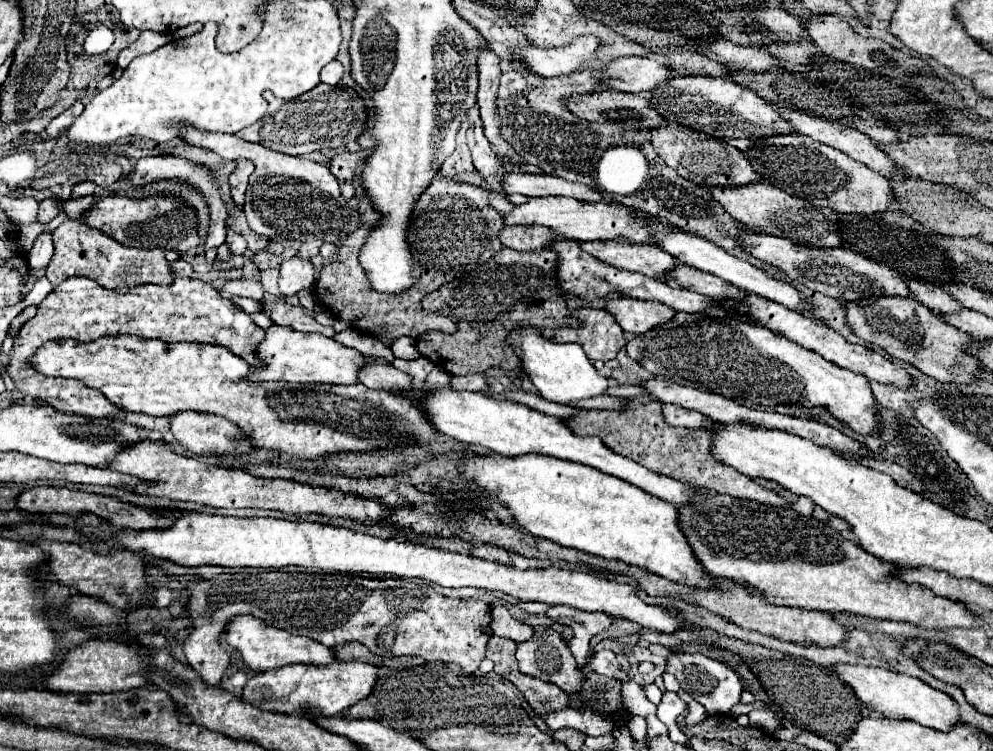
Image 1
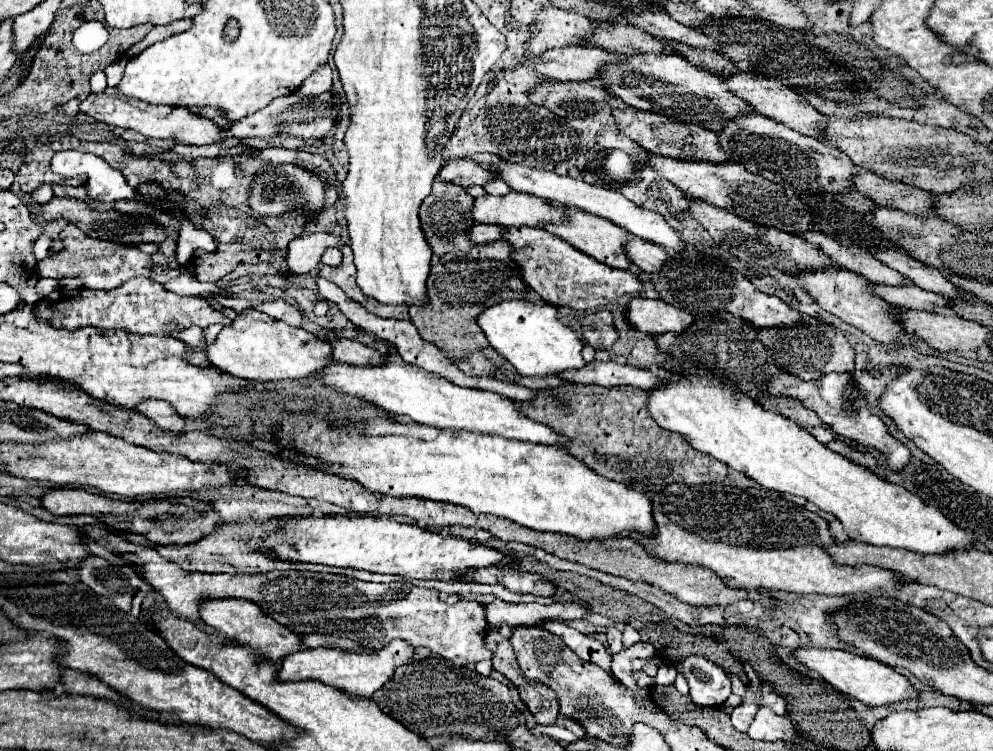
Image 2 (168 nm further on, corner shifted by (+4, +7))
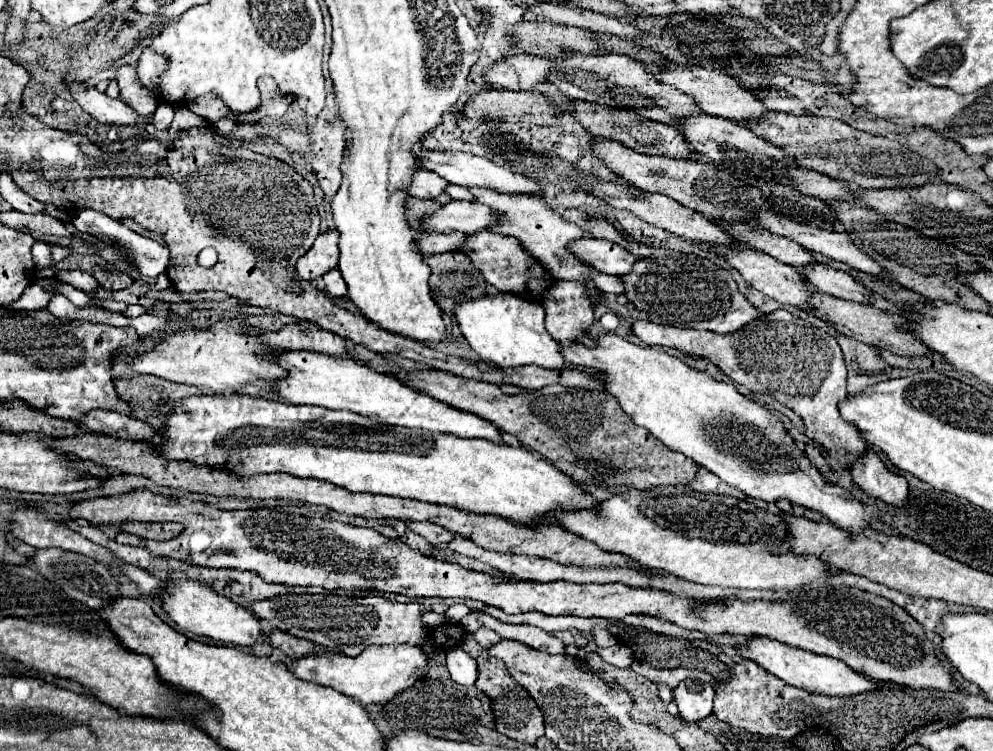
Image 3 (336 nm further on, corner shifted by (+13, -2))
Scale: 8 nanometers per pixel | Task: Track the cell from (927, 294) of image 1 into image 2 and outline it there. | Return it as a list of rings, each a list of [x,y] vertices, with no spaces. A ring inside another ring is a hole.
[[[805,232],[799,236],[809,240],[811,244],[817,244],[825,254],[829,254],[833,258],[833,262],[837,266],[857,272],[873,284],[911,284],[905,276],[901,276],[899,272],[893,272],[893,268],[889,268],[887,264],[881,264],[881,260],[873,258],[869,252],[865,252],[857,246],[845,248],[821,232]]]

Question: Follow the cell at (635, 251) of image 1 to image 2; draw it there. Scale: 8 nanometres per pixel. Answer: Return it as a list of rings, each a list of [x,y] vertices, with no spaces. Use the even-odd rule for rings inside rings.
[[[567,208],[567,210],[569,210],[569,214],[567,214],[567,220],[563,224],[559,224],[559,226],[547,224],[545,230],[563,238],[565,242],[575,246],[577,250],[585,252],[587,256],[593,256],[595,260],[599,260],[603,264],[609,264],[609,266],[621,268],[621,270],[629,270],[633,266],[633,262],[629,260],[629,256],[625,252],[625,244],[629,240],[633,240],[633,236],[629,232],[625,232],[625,228],[619,228],[617,224],[613,224],[613,222],[601,218],[601,216],[593,216],[593,214],[581,212],[577,208]]]

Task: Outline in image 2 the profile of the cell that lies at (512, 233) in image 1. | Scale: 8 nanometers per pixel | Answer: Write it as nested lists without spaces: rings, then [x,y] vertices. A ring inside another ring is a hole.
[[[475,224],[469,238],[475,242],[475,244],[485,244],[485,242],[495,242],[495,240],[501,240],[505,236],[507,228],[501,228],[501,226],[491,226],[491,224]]]

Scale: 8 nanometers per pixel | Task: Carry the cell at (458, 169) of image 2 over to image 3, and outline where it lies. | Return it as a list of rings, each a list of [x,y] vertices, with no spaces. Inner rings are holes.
[[[418,169],[412,177],[412,183],[408,185],[406,193],[418,199],[434,199],[440,193],[444,193],[448,183],[444,183],[442,177],[438,177],[436,173],[428,171],[428,169]]]

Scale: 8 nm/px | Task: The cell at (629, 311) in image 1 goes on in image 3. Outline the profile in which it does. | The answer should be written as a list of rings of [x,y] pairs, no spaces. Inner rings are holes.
[[[776,309],[728,335],[666,327],[652,321],[636,321],[632,331],[644,345],[676,347],[686,355],[704,357],[720,367],[734,383],[756,393],[770,393],[804,421],[806,437],[820,443],[844,469],[850,469],[850,463],[868,449],[854,425],[844,421],[838,411],[838,403],[846,399],[846,365],[842,349],[830,327],[812,313],[796,317],[784,309]]]

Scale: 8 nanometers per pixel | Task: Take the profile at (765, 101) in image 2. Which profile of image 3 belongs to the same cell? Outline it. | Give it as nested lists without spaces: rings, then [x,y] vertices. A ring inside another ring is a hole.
[[[668,65],[656,75],[656,79],[660,83],[680,89],[682,93],[690,93],[690,97],[694,97],[696,105],[704,113],[714,115],[714,117],[724,117],[724,119],[732,119],[732,121],[746,121],[750,117],[762,117],[766,113],[766,105],[760,99],[756,99],[748,89],[742,89],[736,79],[732,79],[730,75],[722,75],[716,69],[708,71],[700,65]]]

